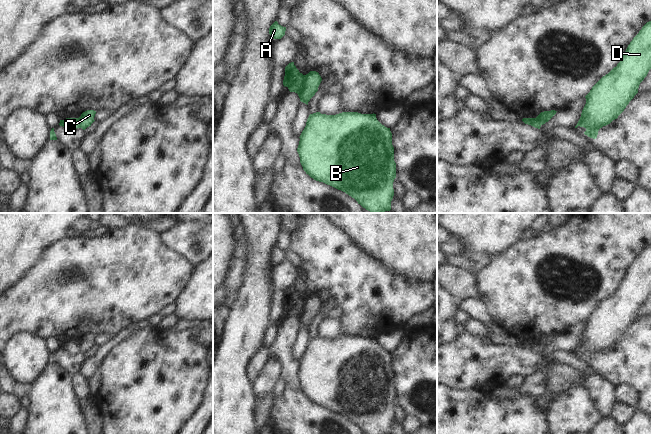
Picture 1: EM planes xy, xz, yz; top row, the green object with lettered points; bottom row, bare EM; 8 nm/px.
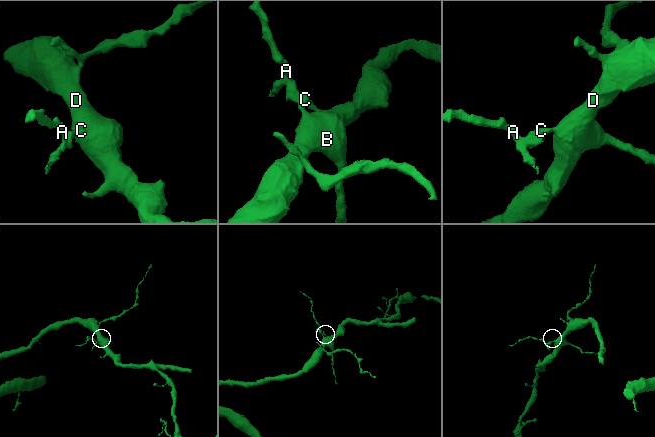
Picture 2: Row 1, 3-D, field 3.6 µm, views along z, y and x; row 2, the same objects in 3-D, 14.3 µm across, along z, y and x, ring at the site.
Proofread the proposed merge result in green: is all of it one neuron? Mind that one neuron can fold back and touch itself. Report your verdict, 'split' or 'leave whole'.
split

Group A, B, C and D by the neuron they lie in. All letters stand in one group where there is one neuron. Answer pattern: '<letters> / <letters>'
A / B C D

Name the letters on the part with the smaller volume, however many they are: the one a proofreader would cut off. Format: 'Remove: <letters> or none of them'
Remove: A

